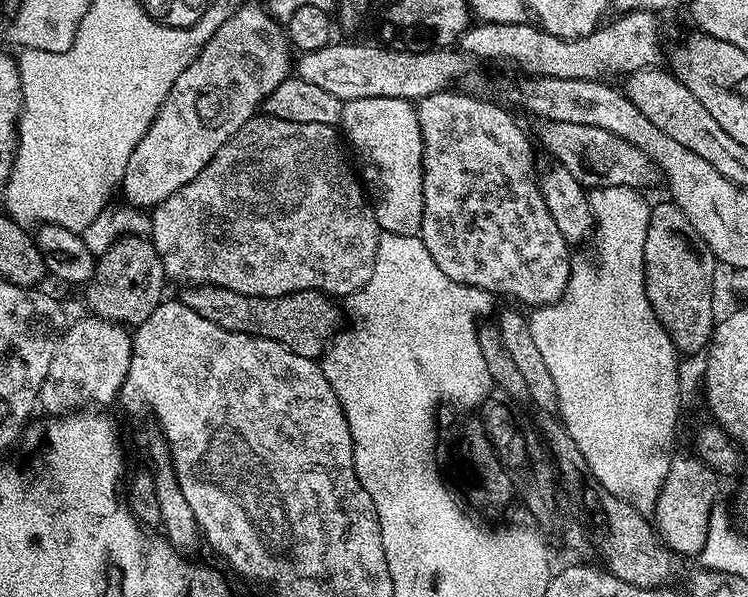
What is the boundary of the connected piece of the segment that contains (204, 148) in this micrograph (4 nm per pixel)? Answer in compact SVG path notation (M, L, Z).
M241 3L238 10L218 30L214 30L214 38L202 46L198 58L178 74L178 82L170 86L170 94L166 94L166 102L158 110L158 114L142 134L138 146L134 146L134 154L130 154L130 162L126 162L124 176L120 180L120 188L124 192L123 199L136 209L151 210L163 200L172 196L186 186L194 177L218 154L218 150L246 122L261 111L268 96L282 82L288 79L294 68L294 52L288 42L281 21L277 20L263 3Z

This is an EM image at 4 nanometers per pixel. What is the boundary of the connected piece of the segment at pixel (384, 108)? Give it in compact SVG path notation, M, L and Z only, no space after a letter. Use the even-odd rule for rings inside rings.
M354 98L345 103L340 124L350 148L352 143L353 150L368 167L368 173L362 176L362 180L366 185L367 195L372 199L372 209L376 212L381 233L417 235L424 205L424 147L416 104L402 98Z

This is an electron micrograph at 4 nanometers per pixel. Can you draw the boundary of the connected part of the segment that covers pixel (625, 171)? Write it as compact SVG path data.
M539 118L531 122L530 132L535 143L539 147L541 144L552 155L549 157L555 163L566 166L566 170L570 170L570 174L574 174L574 178L585 189L622 186L645 190L655 182L656 176L658 180L658 169L654 161L638 146L626 142L626 138L610 134L610 130L598 126L582 126L578 122L554 122Z

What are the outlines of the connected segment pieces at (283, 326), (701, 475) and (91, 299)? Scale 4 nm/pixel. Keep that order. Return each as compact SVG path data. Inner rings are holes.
M194 284L181 289L178 299L190 306L194 314L202 314L206 322L214 322L214 326L222 326L222 330L270 338L286 346L294 354L311 360L323 357L324 349L342 324L341 309L339 308L339 312L332 305L335 303L322 292L291 292L285 296L266 298L238 294L234 290L226 290L213 284Z
M695 455L672 456L672 464L668 467L664 485L656 499L654 524L664 544L681 557L699 557L706 546L712 509L718 504L716 480L718 480L717 473L713 472L710 466L703 464Z
M124 235L97 259L95 277L84 296L88 303L87 311L104 320L112 320L115 324L141 324L150 318L150 314L154 314L156 307L165 299L164 283L166 277L162 258L151 239L143 235Z

